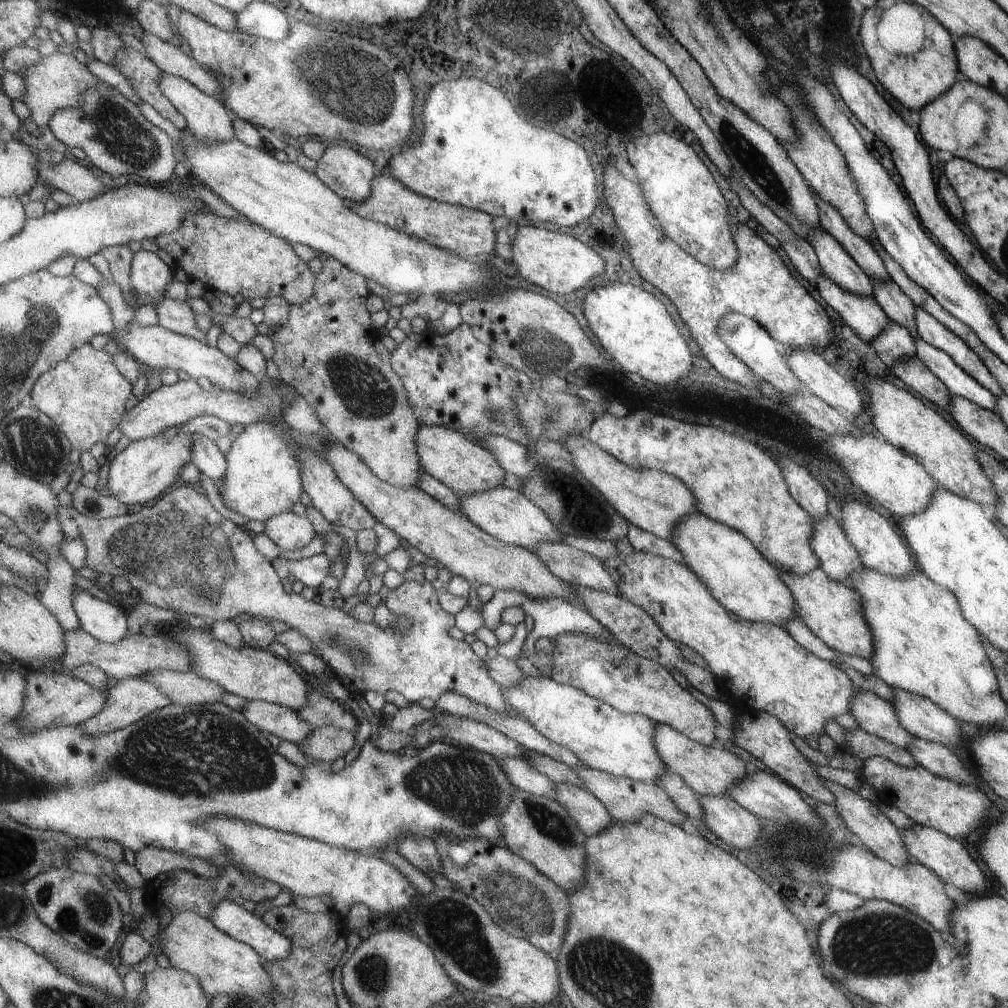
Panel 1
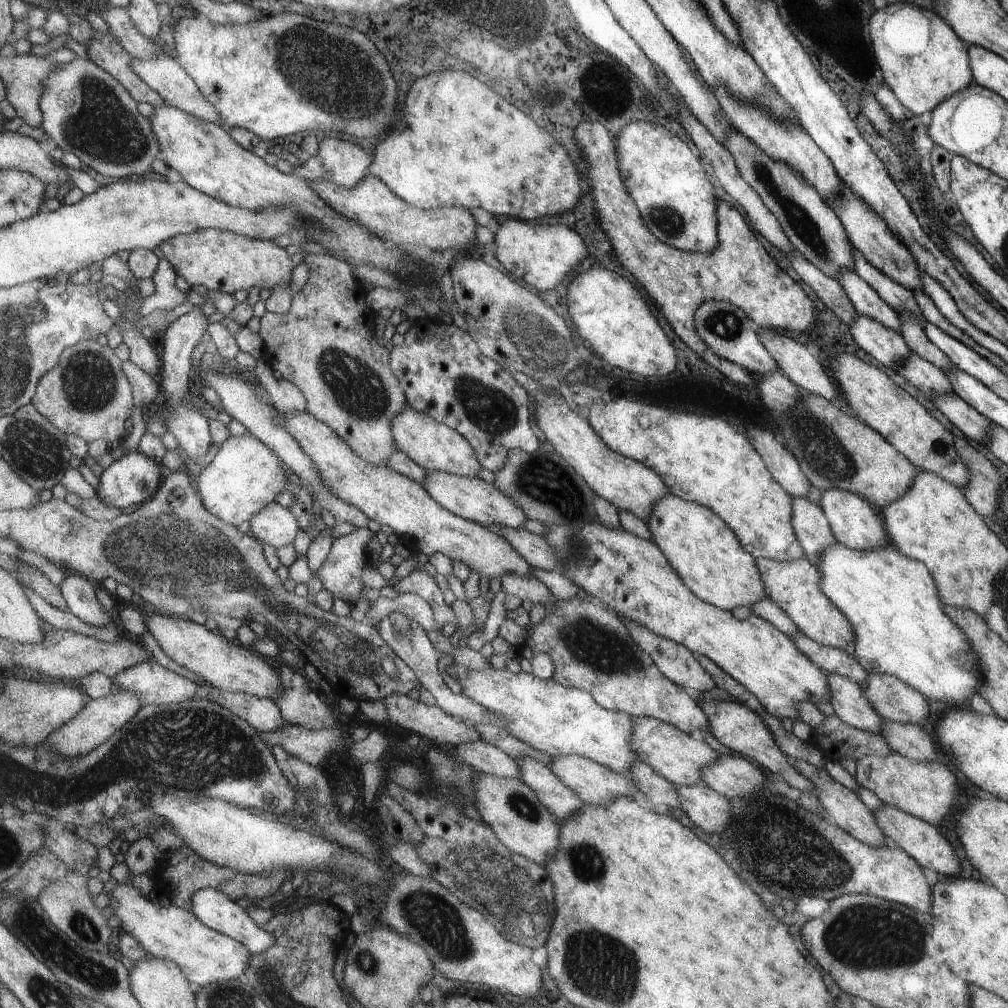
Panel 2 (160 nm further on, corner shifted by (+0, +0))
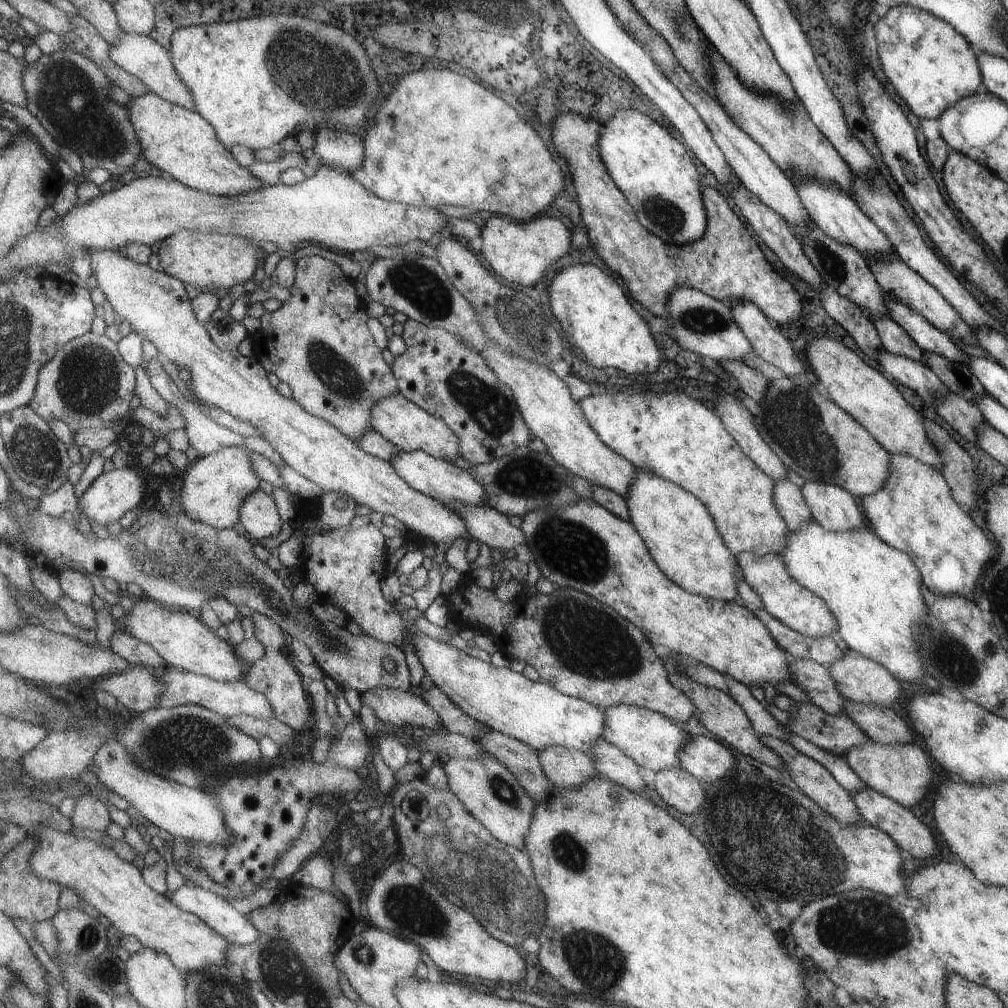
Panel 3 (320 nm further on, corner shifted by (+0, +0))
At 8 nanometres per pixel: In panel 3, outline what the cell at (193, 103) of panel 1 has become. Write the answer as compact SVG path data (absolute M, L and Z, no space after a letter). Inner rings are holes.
M123 30L118 44L115 43L111 47L110 55L121 68L138 76L151 91L156 92L163 99L197 111L193 93L179 76L171 51L167 50L162 44L159 44L159 41L155 40L150 34L140 35Z

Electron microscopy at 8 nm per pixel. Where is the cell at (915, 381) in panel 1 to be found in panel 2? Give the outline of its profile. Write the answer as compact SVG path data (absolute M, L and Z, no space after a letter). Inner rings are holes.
M953 393L939 395L933 401L938 408L967 438L981 444L986 442L990 422Z

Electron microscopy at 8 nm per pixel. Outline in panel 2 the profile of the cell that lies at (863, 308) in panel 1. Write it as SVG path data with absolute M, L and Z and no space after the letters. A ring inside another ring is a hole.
M857 312L855 320L849 325L849 332L859 348L890 369L901 365L912 353L899 333Z

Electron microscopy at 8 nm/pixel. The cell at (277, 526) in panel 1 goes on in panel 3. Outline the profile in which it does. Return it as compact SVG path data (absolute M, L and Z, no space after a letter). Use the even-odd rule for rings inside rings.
M261 489L243 503L241 520L249 536L256 542L261 542L270 536L277 536L284 525L273 496Z

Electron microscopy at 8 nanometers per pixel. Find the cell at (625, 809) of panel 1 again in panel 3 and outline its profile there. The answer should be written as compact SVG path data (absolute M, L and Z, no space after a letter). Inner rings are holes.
M551 745L537 752L537 756L545 776L559 789L580 787L598 776L588 752Z

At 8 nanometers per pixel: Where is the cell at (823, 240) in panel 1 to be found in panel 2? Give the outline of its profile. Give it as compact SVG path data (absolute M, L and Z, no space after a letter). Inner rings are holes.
M842 269L837 282L848 294L857 314L875 319L881 326L900 334L898 314L854 270Z

